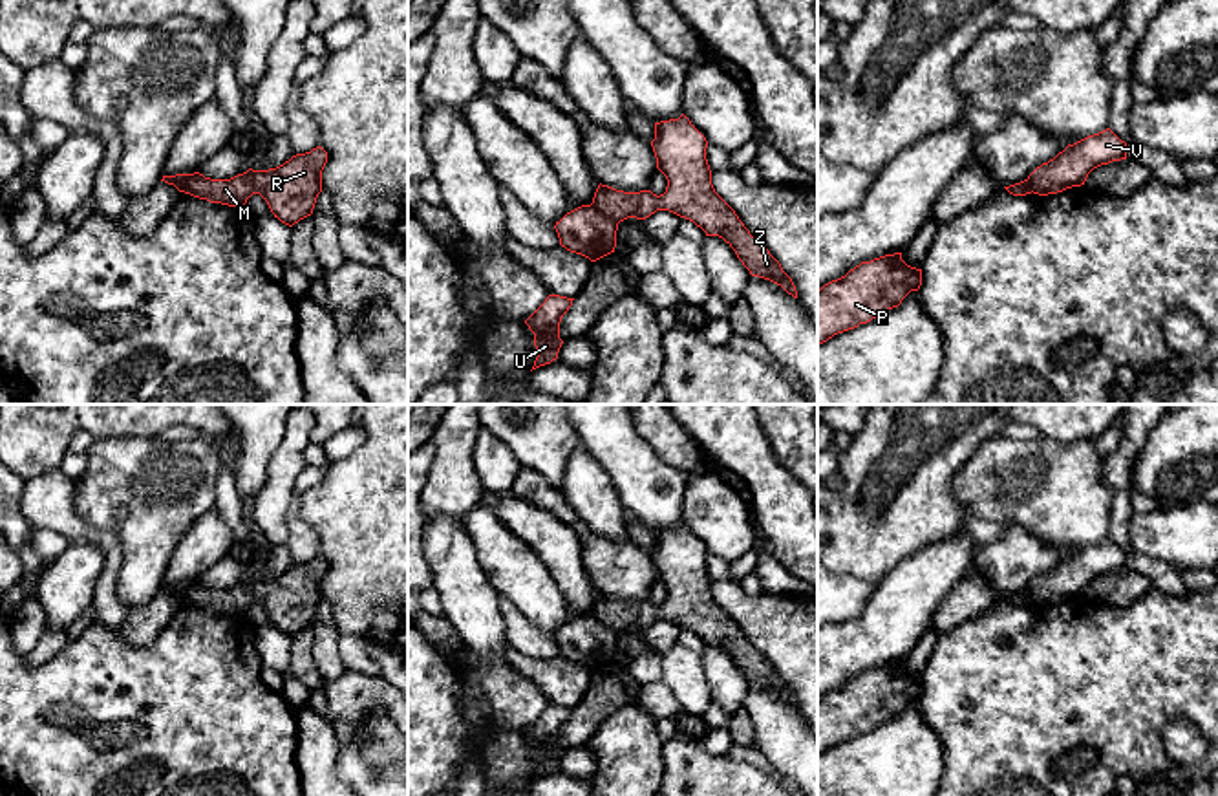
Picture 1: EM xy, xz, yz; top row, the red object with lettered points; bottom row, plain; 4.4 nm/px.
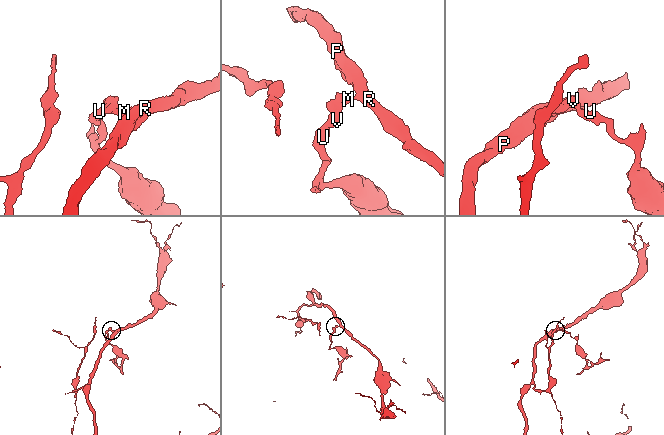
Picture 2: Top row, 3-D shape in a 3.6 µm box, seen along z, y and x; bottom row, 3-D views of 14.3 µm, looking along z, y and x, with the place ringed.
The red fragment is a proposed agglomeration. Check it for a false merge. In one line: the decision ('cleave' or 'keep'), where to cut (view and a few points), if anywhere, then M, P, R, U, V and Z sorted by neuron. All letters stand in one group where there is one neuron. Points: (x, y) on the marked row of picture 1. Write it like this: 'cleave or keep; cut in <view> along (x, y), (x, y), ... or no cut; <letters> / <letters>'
cleave; cut in xz along (591, 204), (617, 224); M P R Z / U V

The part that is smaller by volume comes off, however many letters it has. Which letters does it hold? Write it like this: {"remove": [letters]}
{"remove": ["U", "V"]}

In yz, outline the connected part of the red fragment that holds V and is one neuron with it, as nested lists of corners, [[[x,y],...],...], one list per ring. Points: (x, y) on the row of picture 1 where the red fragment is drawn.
[[[1110,128],[1068,145],[1030,176],[1031,192],[1039,196],[1057,194],[1084,185],[1088,174],[1112,161],[1127,159],[1127,143]]]

